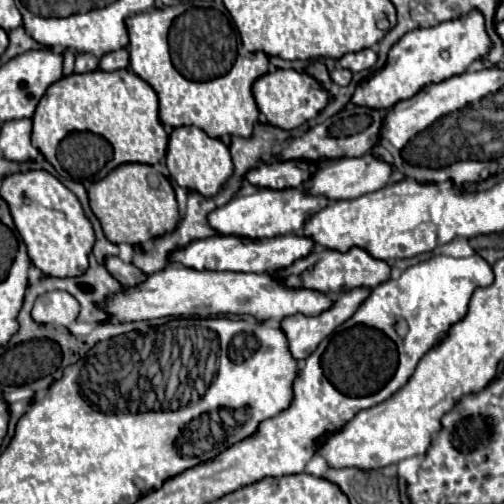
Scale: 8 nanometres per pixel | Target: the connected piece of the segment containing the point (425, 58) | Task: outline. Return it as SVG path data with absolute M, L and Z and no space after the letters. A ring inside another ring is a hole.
M471 11L467 17L439 23L437 27L415 29L405 33L389 51L387 63L369 79L357 83L351 97L351 105L373 107L387 111L395 103L411 99L421 89L433 83L441 83L467 69L469 63L481 59L489 51L489 37L485 33L485 21L479 11Z

